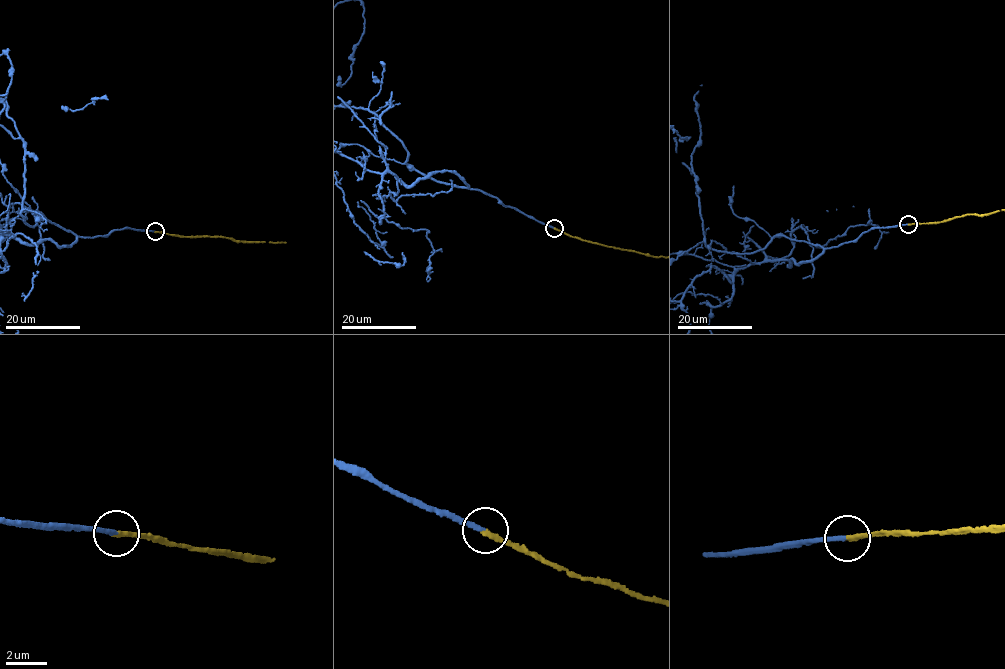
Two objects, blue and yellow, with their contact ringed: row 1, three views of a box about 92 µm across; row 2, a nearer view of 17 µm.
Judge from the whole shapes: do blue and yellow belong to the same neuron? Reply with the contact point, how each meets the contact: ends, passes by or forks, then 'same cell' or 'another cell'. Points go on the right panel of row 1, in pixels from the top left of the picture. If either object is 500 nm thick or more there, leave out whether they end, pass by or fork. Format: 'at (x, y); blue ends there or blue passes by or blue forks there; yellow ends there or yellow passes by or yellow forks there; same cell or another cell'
at (908, 224); blue ends there; yellow ends there; same cell

